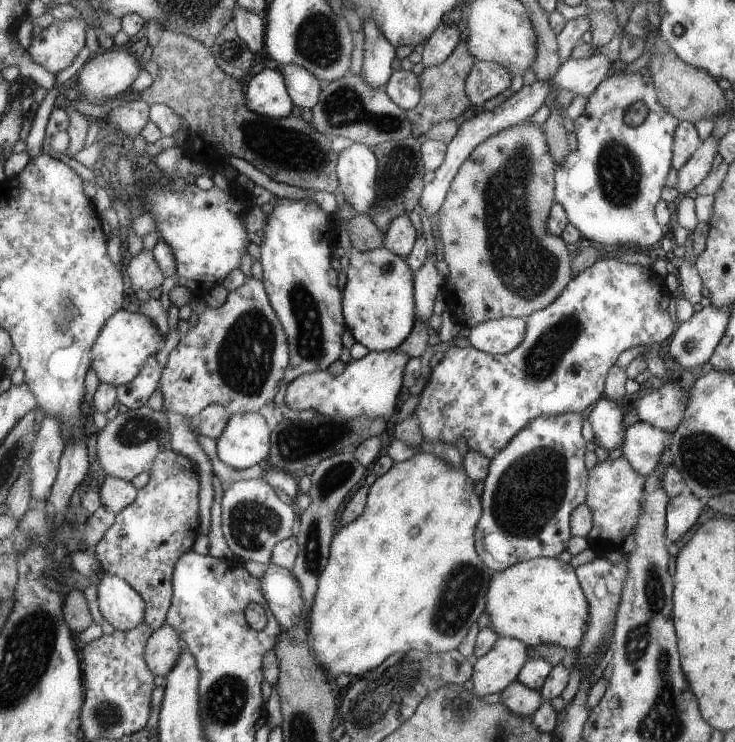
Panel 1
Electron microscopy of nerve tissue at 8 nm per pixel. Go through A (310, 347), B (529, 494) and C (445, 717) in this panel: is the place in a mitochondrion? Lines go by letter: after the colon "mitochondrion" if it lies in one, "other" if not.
A: mitochondrion
B: mitochondrion
C: other

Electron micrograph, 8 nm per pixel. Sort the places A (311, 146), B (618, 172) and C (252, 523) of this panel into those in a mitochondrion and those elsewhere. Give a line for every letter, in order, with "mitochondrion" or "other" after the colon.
A: mitochondrion
B: mitochondrion
C: mitochondrion

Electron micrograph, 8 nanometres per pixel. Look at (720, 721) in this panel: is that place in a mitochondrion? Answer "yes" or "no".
no

